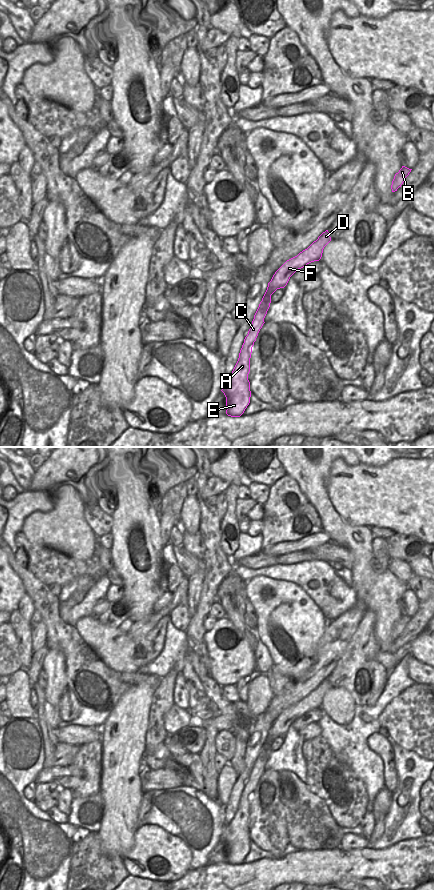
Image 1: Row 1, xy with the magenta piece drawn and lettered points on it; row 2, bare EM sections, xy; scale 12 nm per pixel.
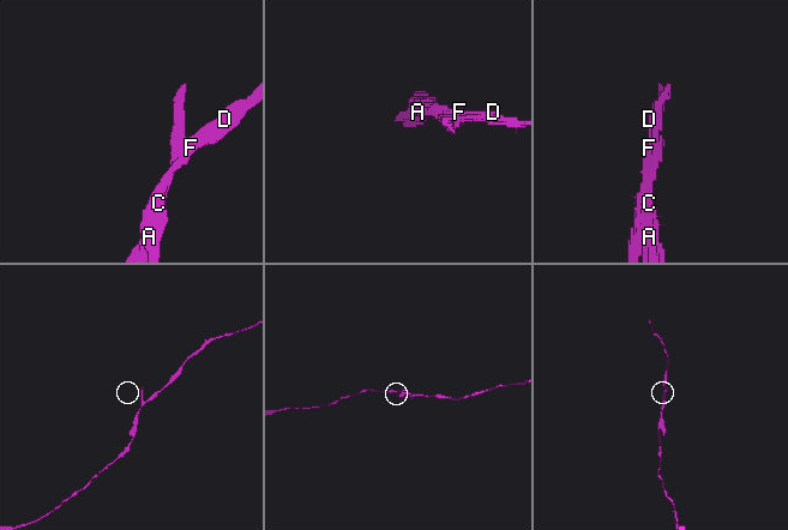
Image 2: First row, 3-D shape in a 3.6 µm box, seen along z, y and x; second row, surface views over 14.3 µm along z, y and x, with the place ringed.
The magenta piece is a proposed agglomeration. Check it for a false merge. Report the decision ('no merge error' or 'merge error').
merge error

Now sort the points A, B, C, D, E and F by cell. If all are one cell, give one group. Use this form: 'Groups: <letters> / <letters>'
Groups: A C E / B D F.

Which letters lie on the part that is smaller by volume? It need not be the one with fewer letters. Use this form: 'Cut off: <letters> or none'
Cut off: A, C, E

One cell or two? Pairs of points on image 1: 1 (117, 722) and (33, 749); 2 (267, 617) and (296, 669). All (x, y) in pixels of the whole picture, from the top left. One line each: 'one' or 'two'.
1: two
2: one

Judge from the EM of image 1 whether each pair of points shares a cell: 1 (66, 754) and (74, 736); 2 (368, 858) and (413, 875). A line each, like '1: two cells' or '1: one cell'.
1: two cells
2: one cell

